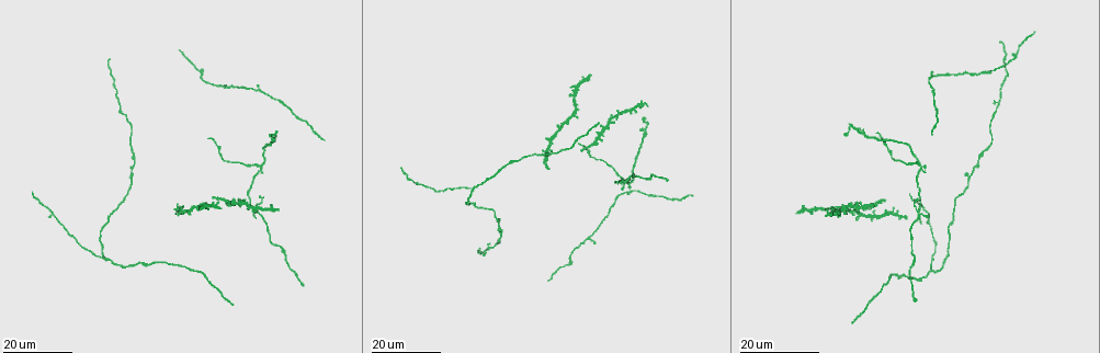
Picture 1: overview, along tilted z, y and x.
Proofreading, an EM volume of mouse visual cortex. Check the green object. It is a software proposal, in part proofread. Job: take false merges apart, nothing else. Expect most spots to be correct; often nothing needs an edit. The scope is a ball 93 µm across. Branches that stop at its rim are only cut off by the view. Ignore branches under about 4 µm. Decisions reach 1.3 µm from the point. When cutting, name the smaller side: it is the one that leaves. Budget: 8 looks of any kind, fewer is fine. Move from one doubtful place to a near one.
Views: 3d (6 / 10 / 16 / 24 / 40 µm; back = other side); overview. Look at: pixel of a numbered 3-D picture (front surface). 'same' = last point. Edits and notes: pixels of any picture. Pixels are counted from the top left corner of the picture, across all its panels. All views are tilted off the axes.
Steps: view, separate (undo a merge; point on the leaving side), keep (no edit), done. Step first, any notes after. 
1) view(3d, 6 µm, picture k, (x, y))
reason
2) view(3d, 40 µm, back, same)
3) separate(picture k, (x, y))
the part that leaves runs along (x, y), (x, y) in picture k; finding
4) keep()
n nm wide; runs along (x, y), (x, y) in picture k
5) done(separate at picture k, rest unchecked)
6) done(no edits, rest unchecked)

view(3d, 24 µm, picture 1, (919, 213))
small branch off a trunk

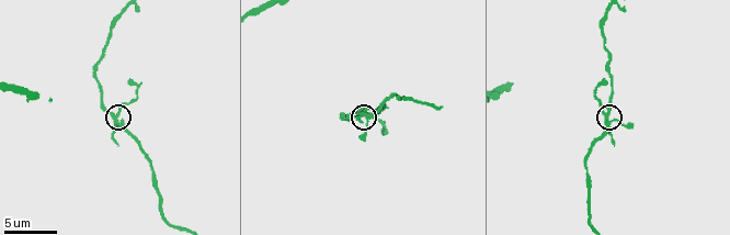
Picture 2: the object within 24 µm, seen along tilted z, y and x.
view(3d, 10 µm, picture 2, (114, 118))

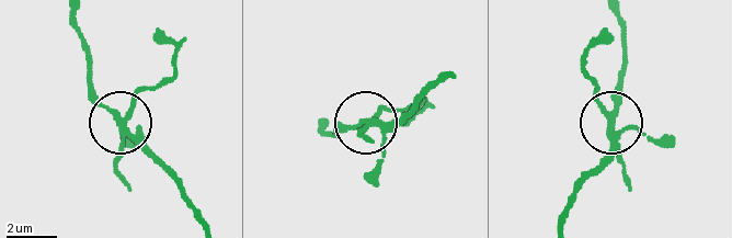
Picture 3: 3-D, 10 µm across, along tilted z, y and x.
separate(picture 3, (116, 162))
side arm 5 µm; the part that leaves runs along (616, 121), (583, 67), (613, 37) in picture 3; two neurons meet here

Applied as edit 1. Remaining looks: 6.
view(overview)
see it whole again

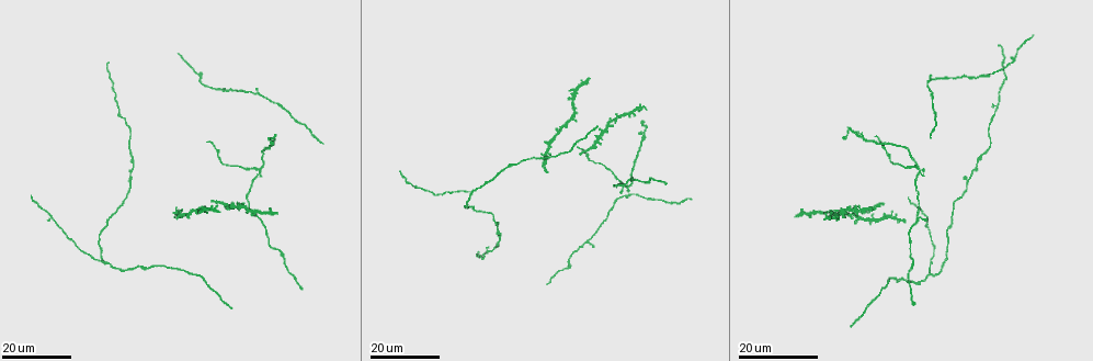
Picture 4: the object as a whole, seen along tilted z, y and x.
view(3d, 24 µm, picture 4, (598, 142))
four-way junction

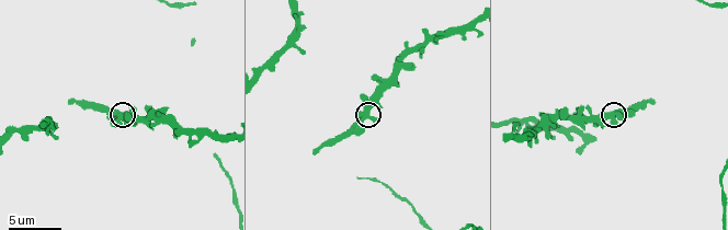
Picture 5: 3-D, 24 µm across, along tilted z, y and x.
view(3d, 6 µm, picture 5, (364, 112))
zoom in

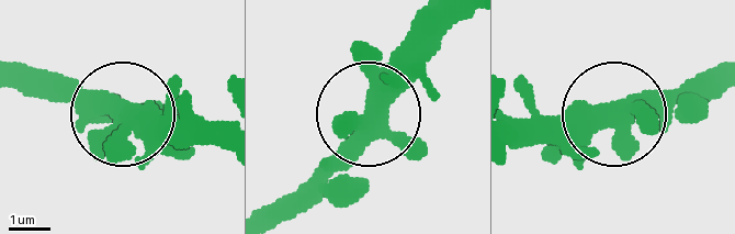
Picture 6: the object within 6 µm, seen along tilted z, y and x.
view(3d, 6 µm, back, picture 6, (622, 107))

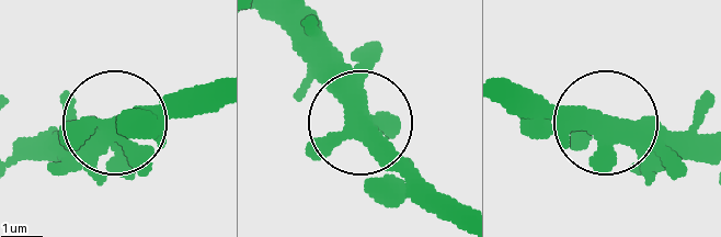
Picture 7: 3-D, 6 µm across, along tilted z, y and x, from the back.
keep()
one neuron here

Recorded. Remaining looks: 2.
view(3d, 24 µm, picture 4, (261, 170))

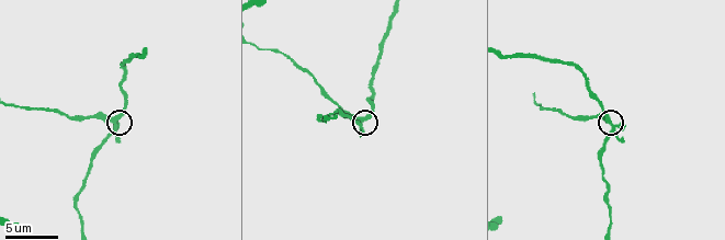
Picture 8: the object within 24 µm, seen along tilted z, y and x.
view(3d, 6 µm, picture 8, (608, 124))

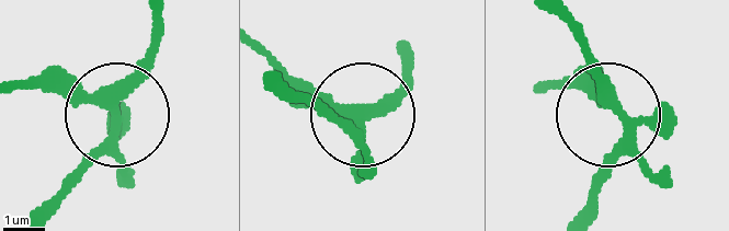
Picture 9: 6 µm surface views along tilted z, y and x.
keep()
5 arms; continuous, no second neuron

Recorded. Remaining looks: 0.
done(separate at picture 3, rest unchecked)

